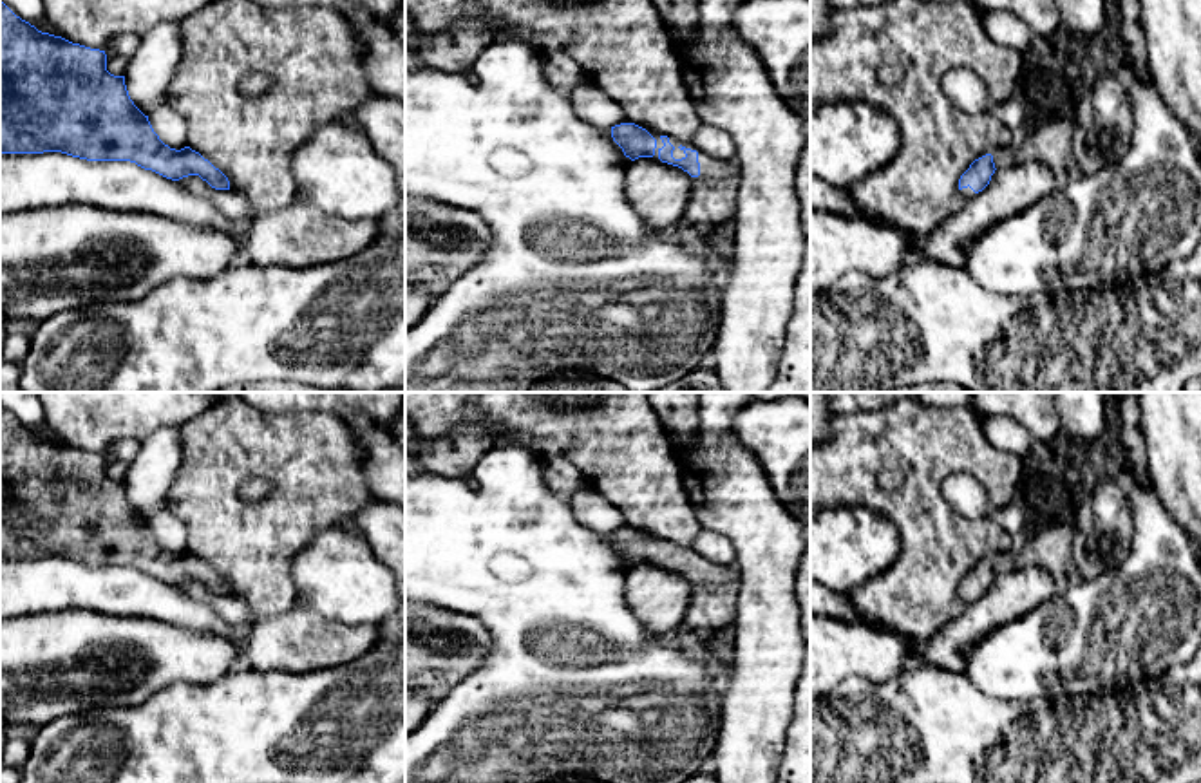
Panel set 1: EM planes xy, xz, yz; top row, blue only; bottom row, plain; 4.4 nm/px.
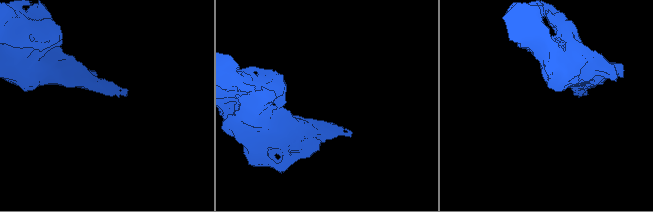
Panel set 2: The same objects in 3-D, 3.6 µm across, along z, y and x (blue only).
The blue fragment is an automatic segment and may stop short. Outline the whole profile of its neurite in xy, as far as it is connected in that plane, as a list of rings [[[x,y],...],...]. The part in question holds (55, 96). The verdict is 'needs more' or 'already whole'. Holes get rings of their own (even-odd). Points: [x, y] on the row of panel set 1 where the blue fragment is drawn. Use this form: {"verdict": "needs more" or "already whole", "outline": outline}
{"verdict": "already whole", "outline": [[[0,0],[0,154],[43,152],[61,152],[87,161],[130,161],[172,181],[199,175],[215,190],[230,190],[228,177],[199,152],[190,146],[175,150],[159,139],[148,116],[130,99],[125,76],[107,71],[105,51],[42,33]]]}

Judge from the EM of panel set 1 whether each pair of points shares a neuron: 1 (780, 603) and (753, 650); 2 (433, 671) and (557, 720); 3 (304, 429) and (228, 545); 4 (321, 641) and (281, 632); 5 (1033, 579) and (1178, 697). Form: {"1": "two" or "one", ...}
{"1": "one", "2": "two", "3": "one", "4": "one", "5": "two"}

